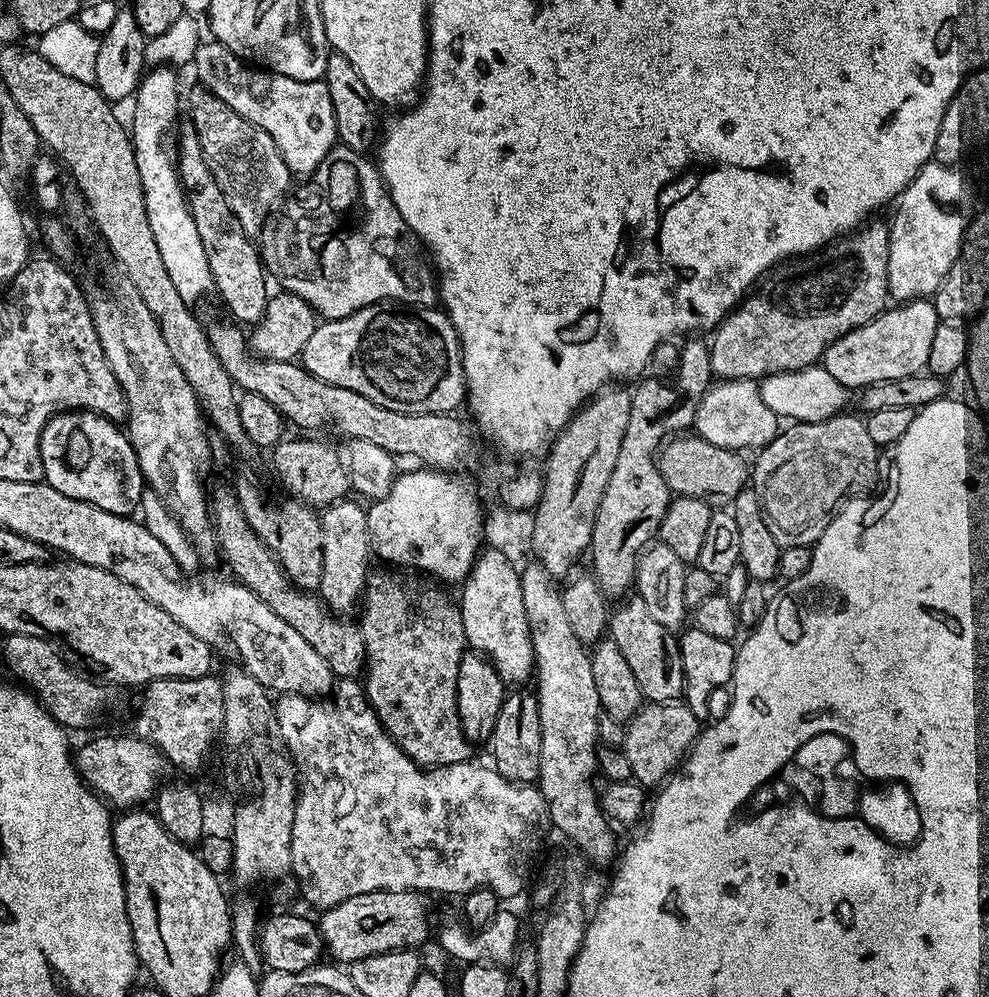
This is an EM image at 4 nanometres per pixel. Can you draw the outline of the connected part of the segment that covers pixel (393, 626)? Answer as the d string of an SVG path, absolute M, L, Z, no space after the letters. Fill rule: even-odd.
M388 570L392 572L373 571L368 577L368 583L364 586L362 597L362 611L359 613L358 625L365 642L364 670L362 673L362 687L364 695L368 697L368 703L380 719L380 724L388 731L388 737L403 750L416 764L425 768L441 768L447 764L462 764L469 759L473 745L464 737L464 731L458 718L458 706L456 705L456 691L458 690L458 662L464 657L466 641L464 639L464 627L462 626L462 614L457 601L452 600L443 592L435 579L424 574L417 574L412 570Z

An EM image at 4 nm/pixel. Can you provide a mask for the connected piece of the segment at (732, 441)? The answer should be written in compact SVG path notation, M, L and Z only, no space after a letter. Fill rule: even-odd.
M720 380L713 383L696 411L695 435L731 452L740 452L744 448L765 448L781 431L781 417L776 416L766 402L762 402L760 385L755 380Z

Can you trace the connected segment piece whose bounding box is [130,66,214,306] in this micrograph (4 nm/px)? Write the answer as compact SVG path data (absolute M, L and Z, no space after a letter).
M156 66L141 79L139 88L134 93L136 109L132 112L132 124L130 120L130 135L134 154L138 162L138 178L142 178L142 194L146 206L146 218L150 222L150 230L154 230L154 242L158 242L158 254L162 254L162 266L166 266L166 274L170 274L170 282L182 294L182 298L189 306L195 305L199 296L204 296L213 291L212 271L210 262L206 262L206 249L202 246L202 238L198 234L198 226L194 226L194 214L190 214L188 199L184 197L184 187L180 181L180 175L176 169L176 148L174 140L168 135L173 135L177 127L176 115L182 112L182 92L180 96L180 84L171 67Z

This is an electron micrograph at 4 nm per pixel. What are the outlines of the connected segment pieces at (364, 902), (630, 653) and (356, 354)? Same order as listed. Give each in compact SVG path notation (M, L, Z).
M419 891L410 892L371 892L370 894L358 894L346 902L342 902L337 908L325 908L319 917L318 927L327 955L333 956L333 961L344 966L351 966L355 960L370 958L379 952L394 952L397 948L415 949L415 944L420 944L428 936L432 924L428 921L428 900L427 895Z
M633 595L632 600L625 599L611 609L608 618L607 635L614 642L618 642L618 650L630 665L630 671L642 690L645 701L654 704L676 702L684 695L684 667L682 654L677 637L673 629L662 626L652 617L650 610L646 610L646 602Z
M371 304L346 318L317 323L304 347L302 367L319 380L354 390L386 410L452 414L466 400L460 339L448 313L436 306Z

